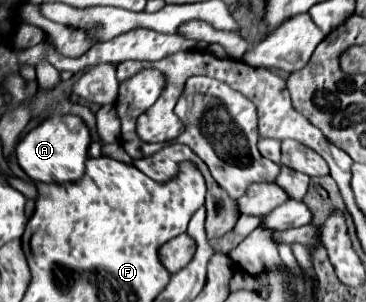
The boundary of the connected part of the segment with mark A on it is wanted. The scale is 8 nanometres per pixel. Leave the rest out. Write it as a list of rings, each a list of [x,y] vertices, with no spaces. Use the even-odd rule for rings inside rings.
[[[62,114],[62,116],[46,118],[36,128],[32,128],[20,140],[16,148],[16,160],[20,168],[28,174],[28,178],[34,182],[46,182],[46,184],[76,182],[84,174],[88,146],[90,146],[90,132],[84,120],[74,114]]]

